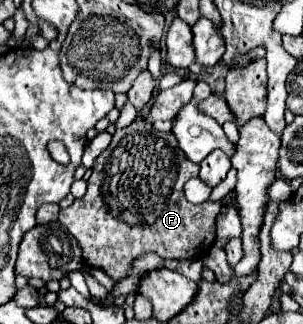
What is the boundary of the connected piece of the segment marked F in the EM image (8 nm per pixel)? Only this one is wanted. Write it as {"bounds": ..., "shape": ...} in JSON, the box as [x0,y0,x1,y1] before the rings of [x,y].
{"bounds":[59,120,221,282],"shape":[[[135,120],[123,130],[113,134],[111,144],[107,150],[95,160],[93,172],[89,176],[87,194],[75,200],[69,208],[61,210],[59,222],[77,238],[83,260],[93,268],[103,268],[107,276],[115,282],[123,280],[129,274],[131,262],[143,252],[157,252],[163,258],[187,260],[187,258],[203,258],[215,236],[215,218],[221,212],[221,202],[203,202],[191,204],[183,194],[183,184],[189,178],[199,174],[199,164],[191,162],[179,148],[173,134],[159,132],[153,128],[151,122]]]}

